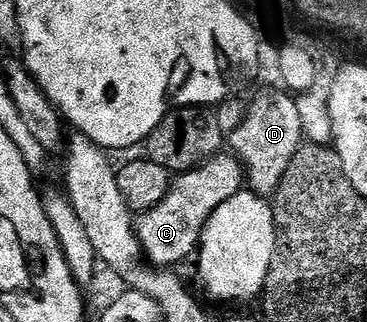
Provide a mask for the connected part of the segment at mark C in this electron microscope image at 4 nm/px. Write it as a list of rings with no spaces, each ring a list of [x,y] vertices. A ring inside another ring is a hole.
[[[232,152],[216,154],[207,159],[202,166],[196,166],[186,174],[172,179],[167,196],[155,208],[144,211],[136,219],[137,239],[141,241],[142,251],[152,265],[158,268],[177,268],[184,258],[198,253],[201,233],[209,217],[231,196],[242,193],[241,186],[247,182],[244,166]]]

